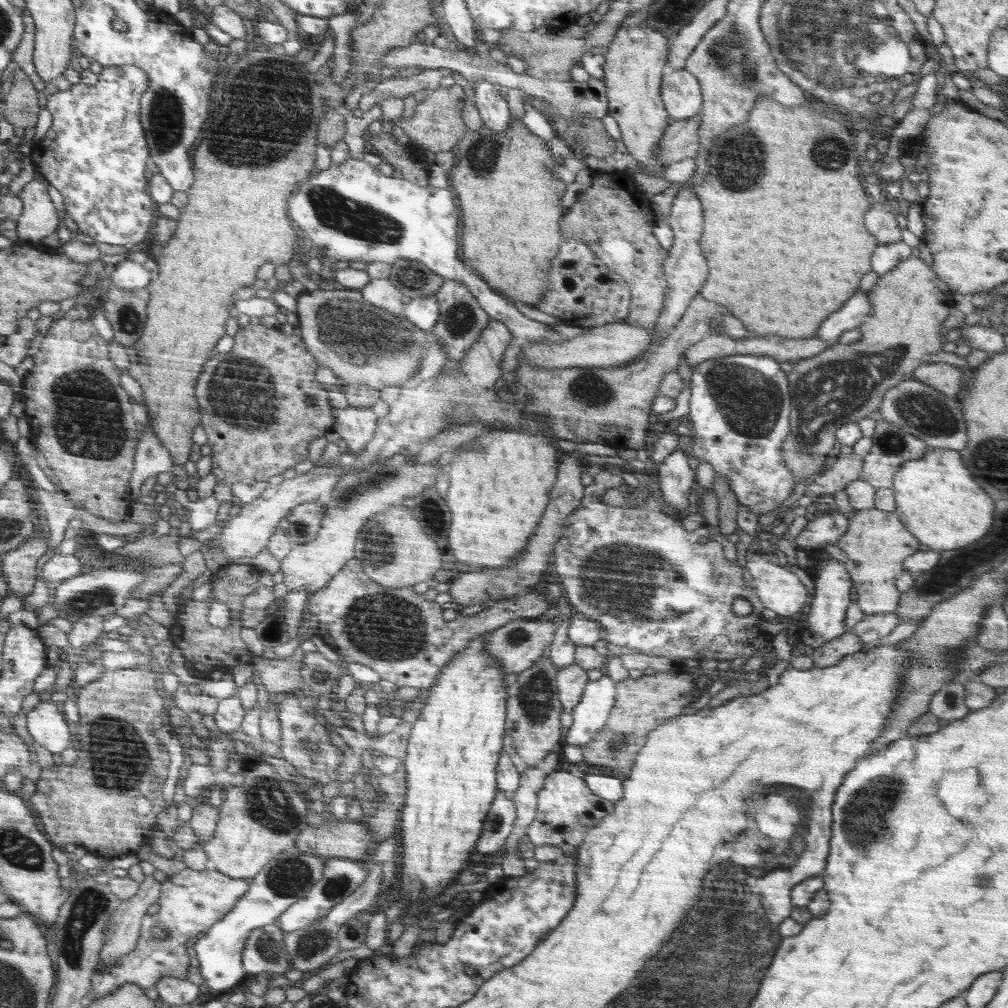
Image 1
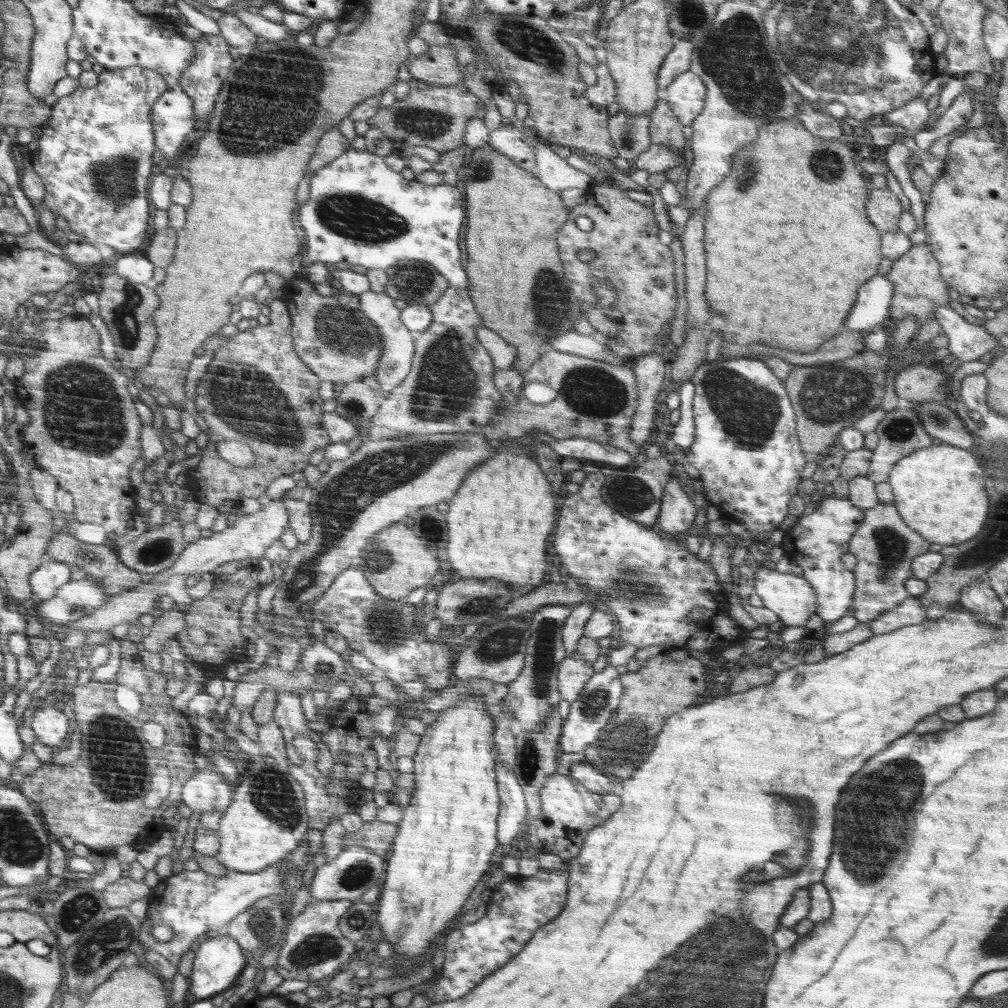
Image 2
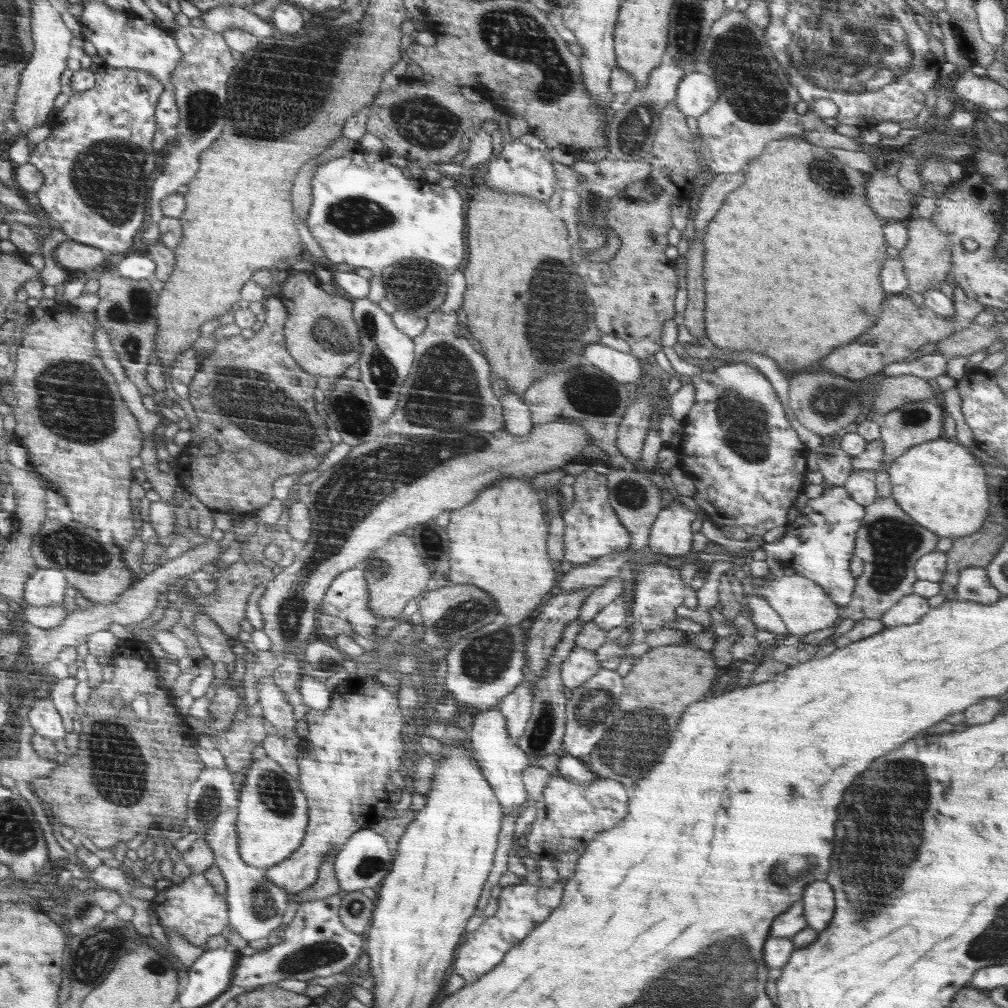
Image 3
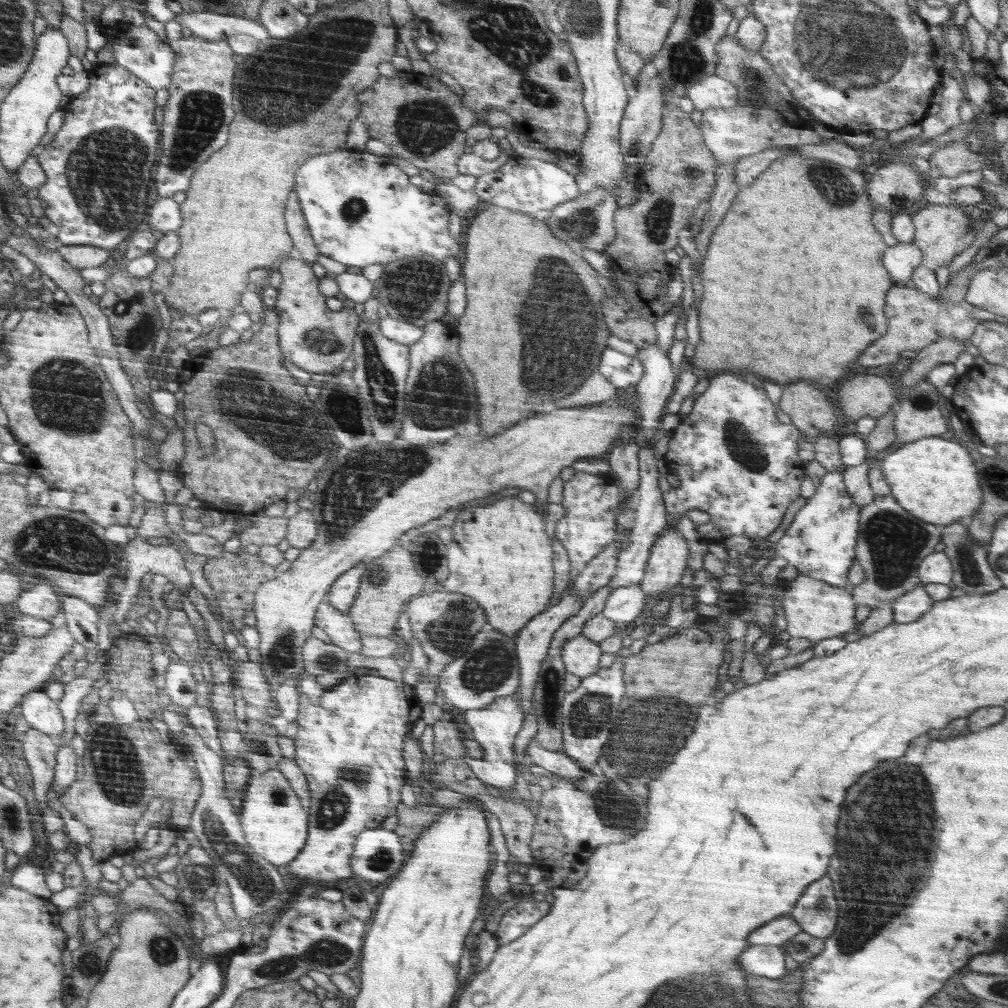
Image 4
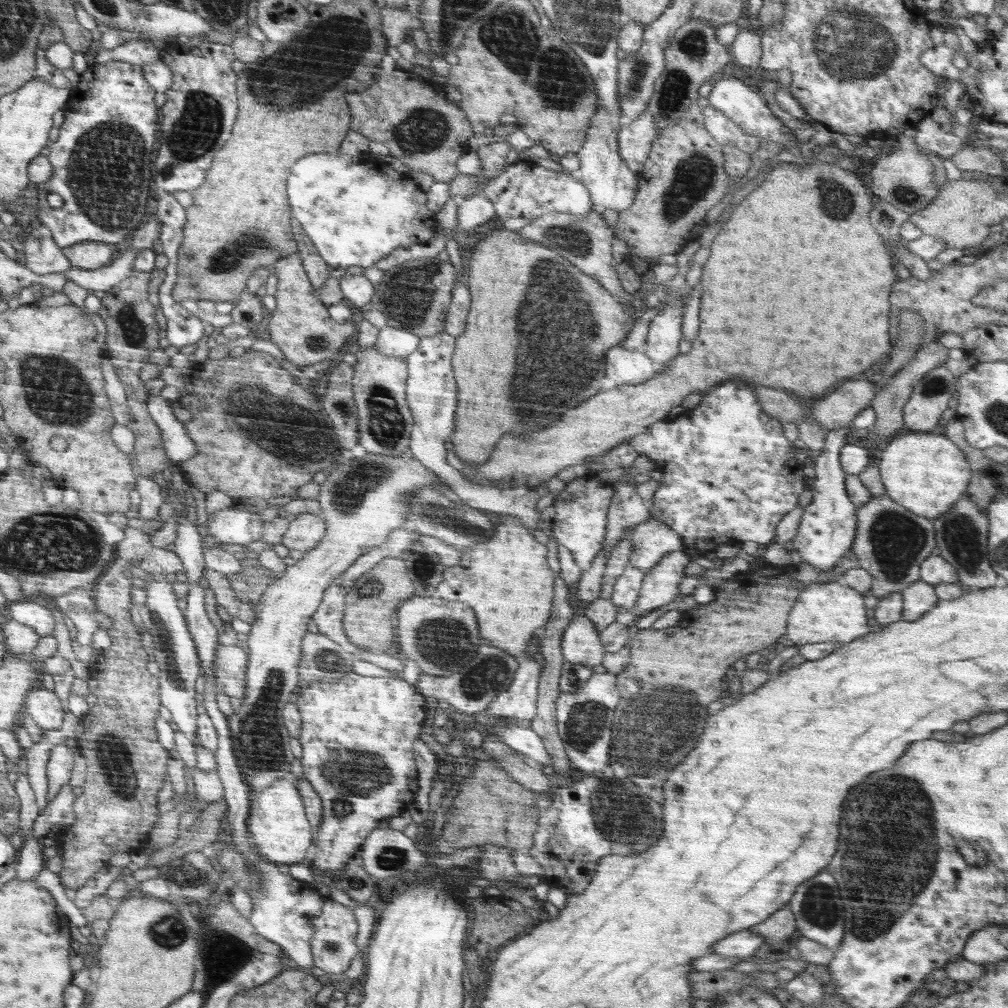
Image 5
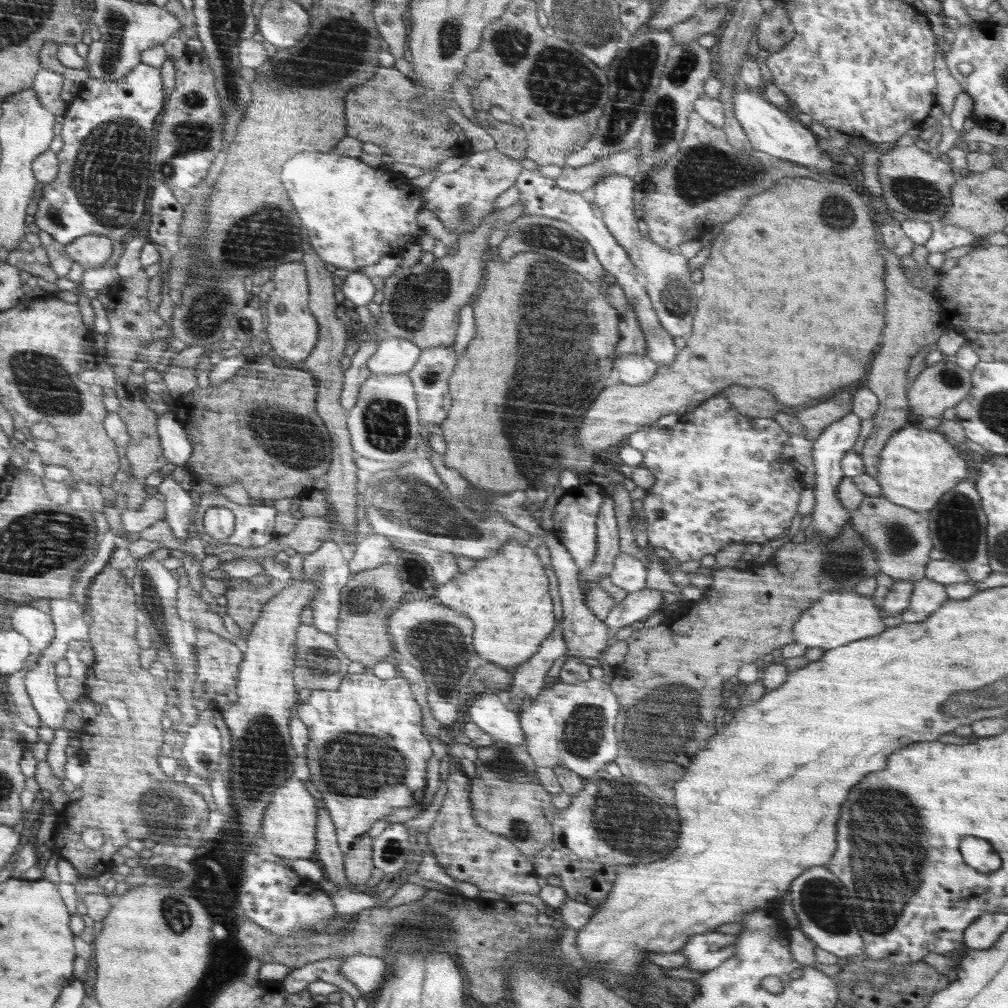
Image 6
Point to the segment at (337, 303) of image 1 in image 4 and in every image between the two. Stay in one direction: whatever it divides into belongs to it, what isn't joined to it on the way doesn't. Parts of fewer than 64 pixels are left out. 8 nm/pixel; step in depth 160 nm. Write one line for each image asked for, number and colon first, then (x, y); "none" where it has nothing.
2: (331, 334)
3: (321, 334)
4: (315, 338)

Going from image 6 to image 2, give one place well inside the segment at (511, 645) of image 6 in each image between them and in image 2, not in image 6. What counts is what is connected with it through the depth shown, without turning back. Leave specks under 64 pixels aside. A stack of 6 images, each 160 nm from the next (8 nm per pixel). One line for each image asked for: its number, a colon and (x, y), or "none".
2: (498, 524)
3: (498, 542)
4: (499, 555)
5: (506, 578)

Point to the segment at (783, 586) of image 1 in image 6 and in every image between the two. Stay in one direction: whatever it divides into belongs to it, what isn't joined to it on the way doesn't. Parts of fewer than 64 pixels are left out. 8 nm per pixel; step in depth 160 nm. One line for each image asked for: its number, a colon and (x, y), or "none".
2: (792, 598)
3: (804, 606)
4: (814, 610)
5: (829, 612)
6: (839, 617)

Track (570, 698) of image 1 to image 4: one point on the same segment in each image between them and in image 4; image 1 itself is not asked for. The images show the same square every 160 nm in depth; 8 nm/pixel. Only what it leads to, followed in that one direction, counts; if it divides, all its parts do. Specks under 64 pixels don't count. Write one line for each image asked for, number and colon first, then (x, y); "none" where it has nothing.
2: (574, 672)
3: (581, 664)
4: (580, 655)

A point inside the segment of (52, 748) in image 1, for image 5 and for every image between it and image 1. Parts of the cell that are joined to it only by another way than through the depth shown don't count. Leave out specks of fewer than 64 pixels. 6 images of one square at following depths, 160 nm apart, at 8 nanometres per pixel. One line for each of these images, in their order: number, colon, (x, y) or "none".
2: (50, 725)
3: (46, 722)
4: (41, 713)
5: (41, 705)

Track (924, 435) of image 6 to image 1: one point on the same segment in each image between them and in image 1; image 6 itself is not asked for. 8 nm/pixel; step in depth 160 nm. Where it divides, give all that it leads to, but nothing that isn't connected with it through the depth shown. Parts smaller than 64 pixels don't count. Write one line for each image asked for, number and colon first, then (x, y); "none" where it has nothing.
1: (935, 497)
2: (939, 492)
3: (940, 484)
4: (934, 478)
5: (927, 473)

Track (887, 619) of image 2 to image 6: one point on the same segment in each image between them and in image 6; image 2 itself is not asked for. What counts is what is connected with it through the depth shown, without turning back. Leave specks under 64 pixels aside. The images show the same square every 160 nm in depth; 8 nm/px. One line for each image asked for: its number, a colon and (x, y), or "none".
3: (911, 608)
4: (909, 607)
5: (920, 597)
6: (928, 596)

